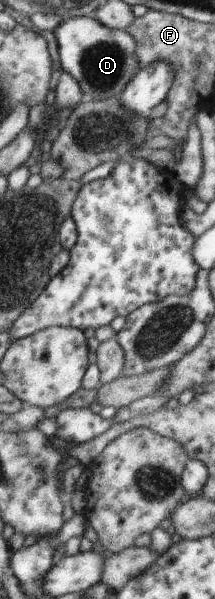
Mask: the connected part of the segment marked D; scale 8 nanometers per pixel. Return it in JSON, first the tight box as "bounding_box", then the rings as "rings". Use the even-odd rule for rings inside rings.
{"bounding_box":[55,17,139,100],"rings":[[[71,17],[55,30],[62,68],[79,83],[83,96],[89,100],[118,98],[139,72],[136,40],[125,29],[110,29],[94,17]]]}

